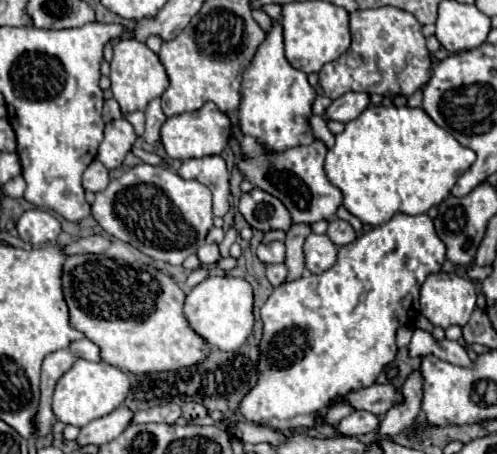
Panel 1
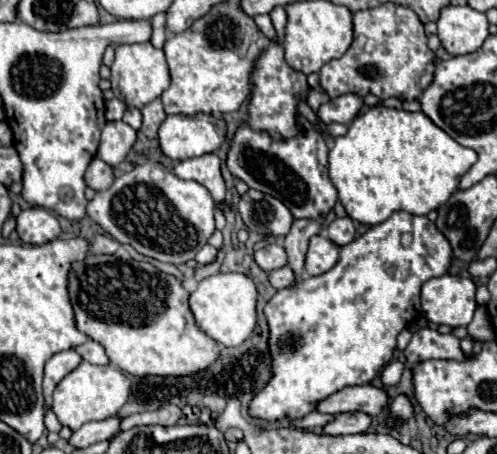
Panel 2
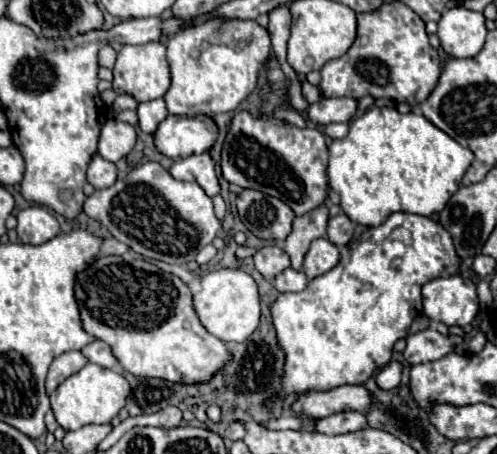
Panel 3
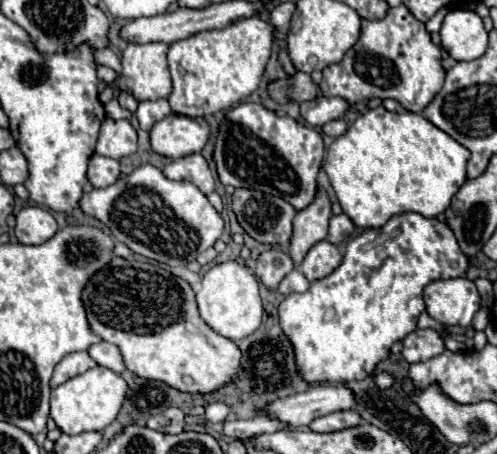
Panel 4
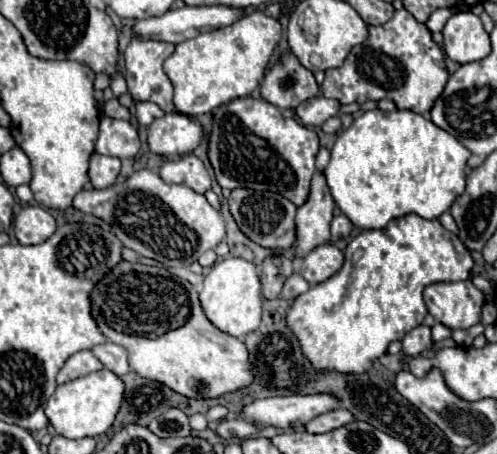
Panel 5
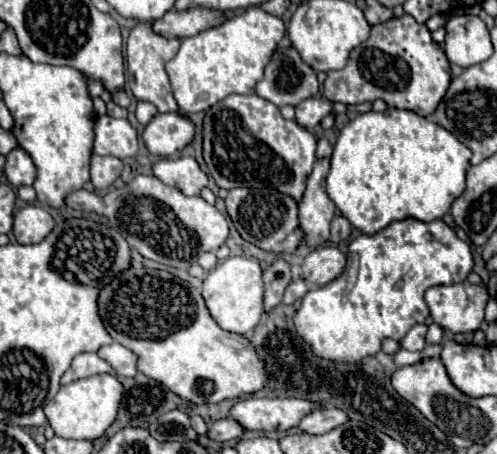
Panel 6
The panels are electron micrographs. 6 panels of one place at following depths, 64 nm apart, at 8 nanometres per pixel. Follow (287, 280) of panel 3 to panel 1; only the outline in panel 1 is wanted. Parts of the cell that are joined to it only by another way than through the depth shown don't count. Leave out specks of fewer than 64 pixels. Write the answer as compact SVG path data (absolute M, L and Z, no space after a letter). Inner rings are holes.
M266 264L266 278L272 286L280 286L286 280L286 266L284 264Z

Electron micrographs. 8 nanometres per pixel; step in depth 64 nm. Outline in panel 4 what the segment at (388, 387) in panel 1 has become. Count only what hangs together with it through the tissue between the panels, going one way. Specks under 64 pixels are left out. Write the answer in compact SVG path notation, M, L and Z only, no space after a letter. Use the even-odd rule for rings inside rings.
M318 384L306 388L306 392L272 402L268 406L268 414L290 424L290 428L302 428L308 426L314 418L338 410L352 410L354 406L356 396L350 388L340 384Z

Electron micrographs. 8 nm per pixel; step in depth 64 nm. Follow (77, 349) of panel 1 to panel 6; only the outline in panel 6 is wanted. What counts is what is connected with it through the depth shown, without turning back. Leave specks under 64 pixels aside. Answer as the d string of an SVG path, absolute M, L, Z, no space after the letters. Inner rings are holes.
M108 344L96 352L102 360L106 360L118 376L134 376L136 370L136 356L124 348L122 344Z

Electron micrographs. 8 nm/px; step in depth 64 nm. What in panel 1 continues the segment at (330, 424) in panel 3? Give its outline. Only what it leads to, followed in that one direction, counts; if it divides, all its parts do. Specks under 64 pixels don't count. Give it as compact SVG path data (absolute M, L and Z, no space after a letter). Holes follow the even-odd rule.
M356 410L350 416L346 416L344 420L340 420L336 428L346 436L362 436L362 434L374 432L378 426L380 426L378 416L374 416L372 412Z

